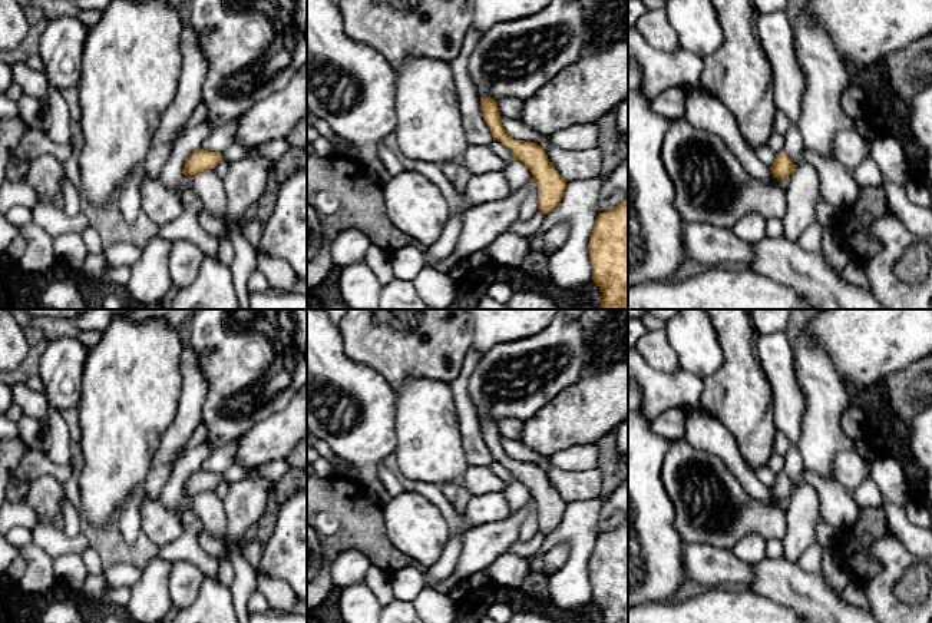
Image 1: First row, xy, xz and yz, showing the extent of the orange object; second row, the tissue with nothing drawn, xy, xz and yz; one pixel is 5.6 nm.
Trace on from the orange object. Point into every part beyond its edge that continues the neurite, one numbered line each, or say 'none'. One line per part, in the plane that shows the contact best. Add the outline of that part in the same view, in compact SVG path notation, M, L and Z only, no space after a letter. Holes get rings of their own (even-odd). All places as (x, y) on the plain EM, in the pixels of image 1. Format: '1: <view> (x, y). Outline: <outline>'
none

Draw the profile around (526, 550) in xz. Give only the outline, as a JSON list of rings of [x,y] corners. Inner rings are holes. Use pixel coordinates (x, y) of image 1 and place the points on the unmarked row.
[[[538,531],[529,541],[516,540],[506,553],[529,560],[539,553],[543,539],[545,536]]]

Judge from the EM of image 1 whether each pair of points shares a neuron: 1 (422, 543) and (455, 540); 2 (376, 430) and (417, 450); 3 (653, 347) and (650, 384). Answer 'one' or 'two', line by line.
1: two
2: two
3: two

